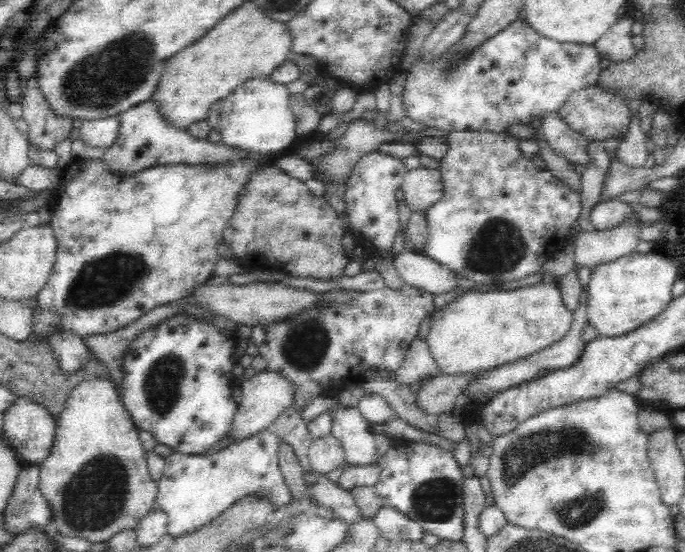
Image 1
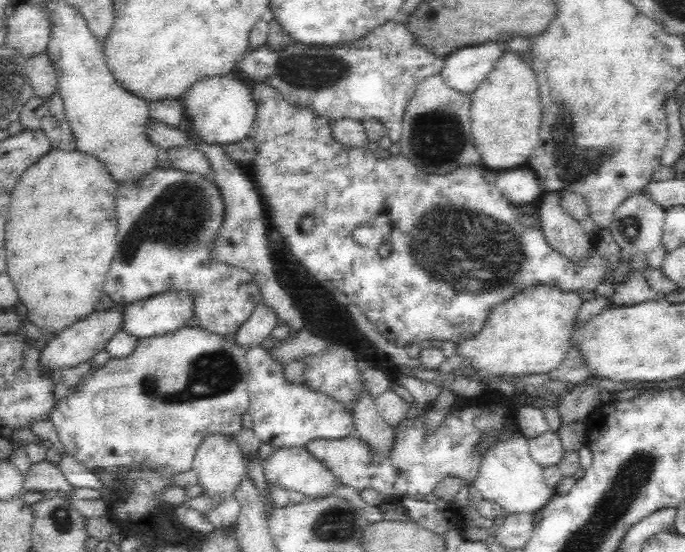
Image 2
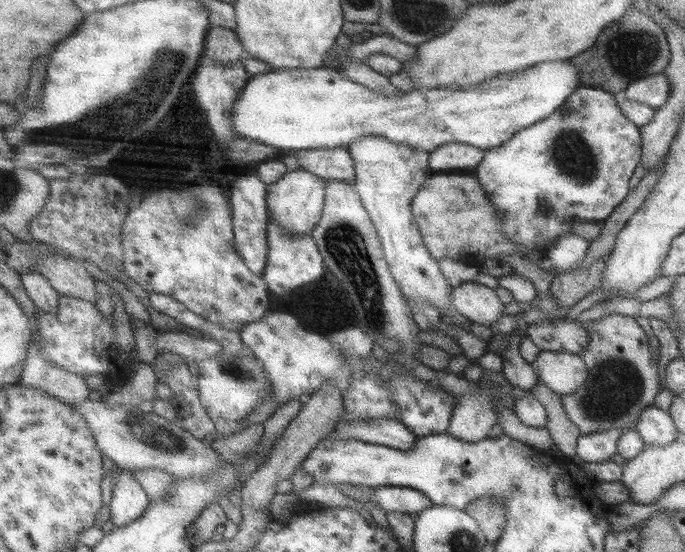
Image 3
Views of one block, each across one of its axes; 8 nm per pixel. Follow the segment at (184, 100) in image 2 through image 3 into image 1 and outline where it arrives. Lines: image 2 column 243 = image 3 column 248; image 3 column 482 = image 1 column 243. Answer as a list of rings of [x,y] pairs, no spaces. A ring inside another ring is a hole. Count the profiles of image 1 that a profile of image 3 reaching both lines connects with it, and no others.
[[[270,78],[250,79],[236,87],[231,95],[215,102],[207,119],[210,126],[222,135],[221,142],[225,146],[271,155],[291,149],[298,136],[295,133],[291,95],[285,84]]]

